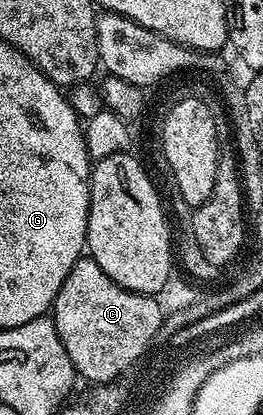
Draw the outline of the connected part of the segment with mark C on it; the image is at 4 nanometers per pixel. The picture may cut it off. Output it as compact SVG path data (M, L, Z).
M83 256L72 264L72 272L64 280L60 292L54 298L52 317L56 324L56 332L72 360L75 371L87 378L87 383L101 384L111 382L130 370L143 356L150 346L150 341L158 334L162 326L162 310L158 307L159 299L149 294L138 294L135 290L125 290L106 275L104 268L96 264L96 260Z

